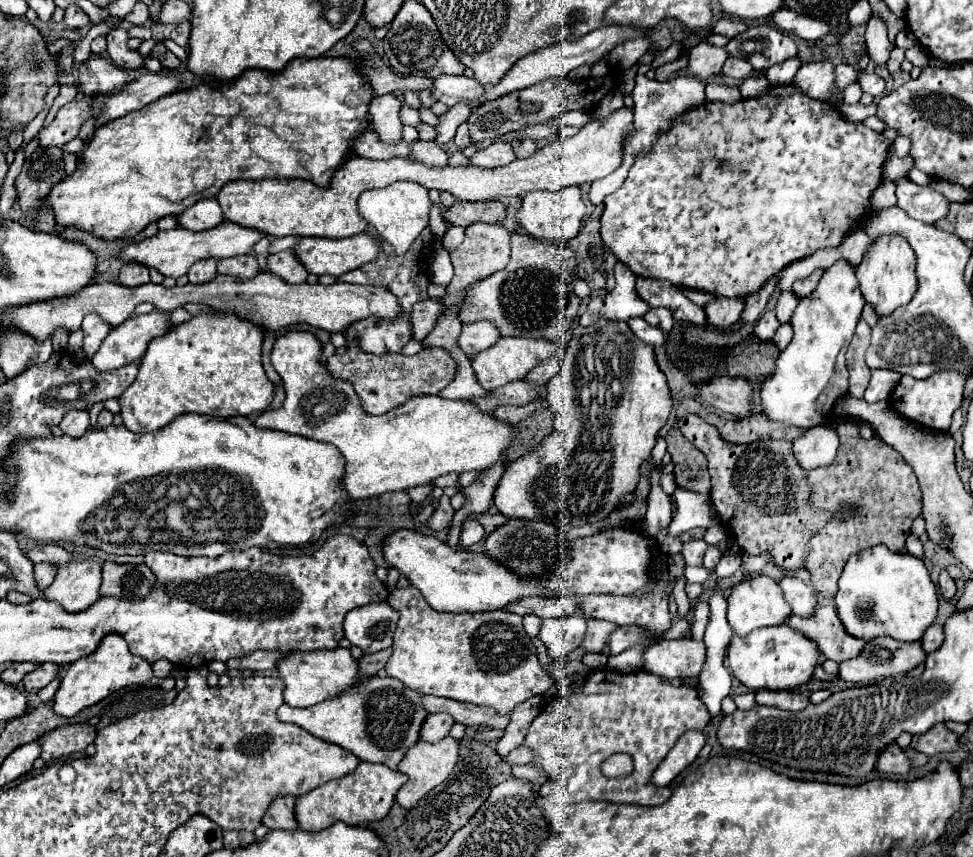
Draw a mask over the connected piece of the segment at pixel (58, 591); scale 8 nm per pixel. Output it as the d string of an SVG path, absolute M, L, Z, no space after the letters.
M73 560L57 570L55 582L45 590L47 600L57 600L67 612L89 608L99 598L101 562Z

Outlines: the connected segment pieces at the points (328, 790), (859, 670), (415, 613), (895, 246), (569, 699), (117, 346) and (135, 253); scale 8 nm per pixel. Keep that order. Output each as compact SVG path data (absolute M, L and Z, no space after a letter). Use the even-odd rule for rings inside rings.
M361 762L353 774L325 782L323 786L317 786L309 794L297 798L295 814L299 820L299 826L303 830L325 830L337 820L345 822L347 826L365 826L367 822L383 820L391 806L395 804L397 790L407 782L407 776L399 770L391 770L381 764Z
M891 638L871 640L859 658L847 660L839 666L841 680L853 684L869 684L887 676L907 674L915 666L925 662L925 650L921 642L903 644Z
M395 588L387 600L395 610L401 612L397 632L393 636L393 654L385 666L387 676L393 676L407 684L409 688L421 690L423 694L451 698L459 702L491 706L497 712L511 712L517 704L529 700L531 696L543 696L547 688L555 684L541 668L537 660L537 650L531 636L523 628L523 618L507 610L477 612L477 614L447 614L433 610L419 590Z
M881 236L875 240L871 252L863 258L863 264L857 268L857 280L861 284L863 298L869 306L873 306L877 318L891 316L895 308L909 304L909 300L917 292L917 274L915 274L915 252L901 236Z
M597 670L593 672L583 686L583 692L573 696L555 696L543 712L535 718L525 738L527 748L535 750L539 766L553 782L561 786L559 794L563 802L579 802L579 800L605 800L605 802L621 802L621 804L643 804L643 806L657 806L663 804L669 796L669 788L659 788L653 784L653 772L667 756L667 752L675 746L681 734L687 730L703 730L709 724L709 712L701 702L699 694L691 686L671 686L669 682L659 680L651 672L637 672L637 674L621 674L611 670ZM617 752L625 752L633 758L633 772L625 778L607 778L601 772L601 764L607 756Z
M153 310L145 316L131 316L109 332L91 362L101 372L115 370L129 362L137 362L143 358L147 344L153 338L163 336L171 328L173 324L167 312Z
M227 220L219 226L215 226L211 230L203 230L203 232L193 232L193 230L187 230L187 228L175 228L175 230L163 230L153 238L145 238L143 242L127 244L121 250L119 260L143 264L147 268L157 268L163 276L179 278L179 276L187 274L187 270L201 258L219 260L219 258L249 254L253 250L253 244L263 236L265 234L261 234L261 232L255 232L251 228L243 228L239 224L231 224Z

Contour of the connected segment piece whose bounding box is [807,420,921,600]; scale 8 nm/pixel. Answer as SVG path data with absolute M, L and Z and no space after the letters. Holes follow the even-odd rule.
M847 420L837 426L841 440L841 452L833 464L817 470L809 470L809 484L813 488L813 504L833 514L831 522L811 538L807 572L811 586L821 598L831 600L837 592L837 580L851 554L865 548L885 544L889 550L903 550L911 532L913 520L921 514L921 492L915 472L901 460L901 456L885 446L877 436L863 440L859 436L859 424ZM841 506L857 506L857 512L847 518L839 518Z

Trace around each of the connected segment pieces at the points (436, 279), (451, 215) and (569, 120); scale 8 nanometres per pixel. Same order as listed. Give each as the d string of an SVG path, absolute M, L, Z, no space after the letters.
M437 248L433 252L433 262L431 262L431 282L433 284L441 284L441 286L447 286L453 278L453 264L451 264L451 258L449 258L449 252L443 250L443 248Z
M499 200L491 202L455 202L449 210L443 212L445 222L453 226L467 228L475 222L503 222L505 206Z
M579 110L565 112L561 118L563 118L563 126L577 126L577 128L581 128L581 126L585 126L589 122L589 114L581 114Z

